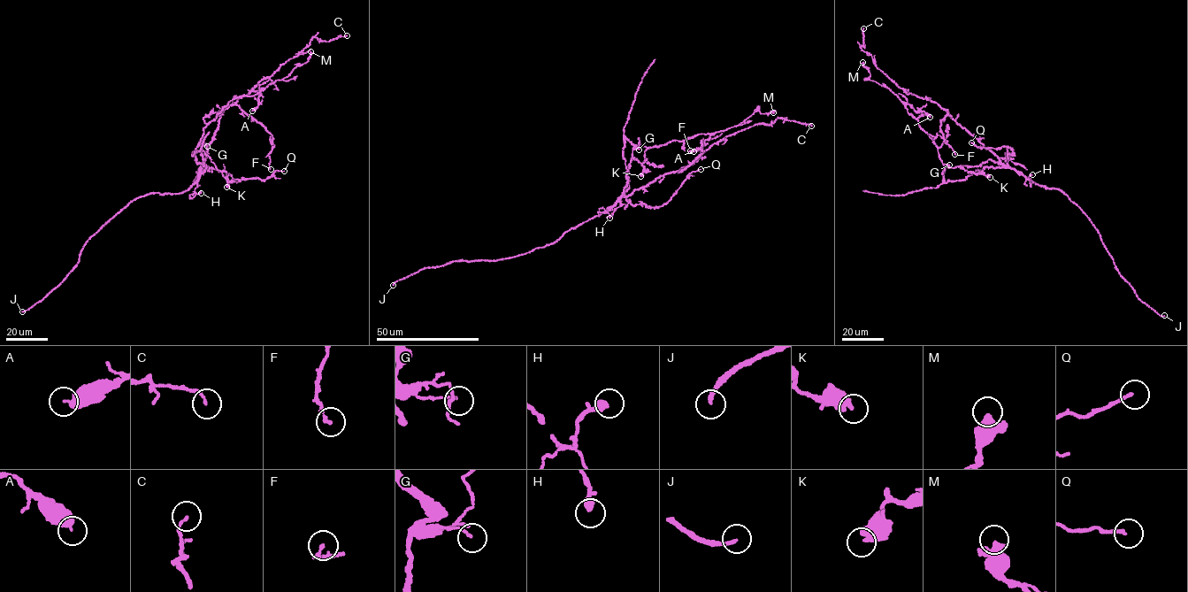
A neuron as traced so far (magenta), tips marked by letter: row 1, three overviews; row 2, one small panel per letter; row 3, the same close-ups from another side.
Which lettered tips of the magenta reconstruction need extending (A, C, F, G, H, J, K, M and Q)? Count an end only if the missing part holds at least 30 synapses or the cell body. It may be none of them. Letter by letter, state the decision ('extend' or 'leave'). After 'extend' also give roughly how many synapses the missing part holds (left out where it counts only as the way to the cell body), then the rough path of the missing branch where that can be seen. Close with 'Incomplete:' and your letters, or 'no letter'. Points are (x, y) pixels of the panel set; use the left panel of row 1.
A: leave
C: leave
F: leave
G: leave
H: leave
J: extend; course (22, 311), (33, 314)
K: leave
M: leave
Q: leave
Incomplete: J

